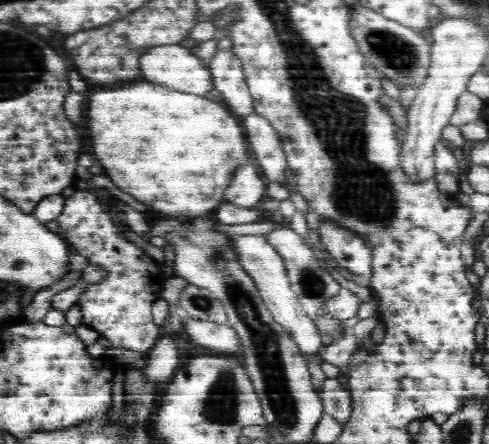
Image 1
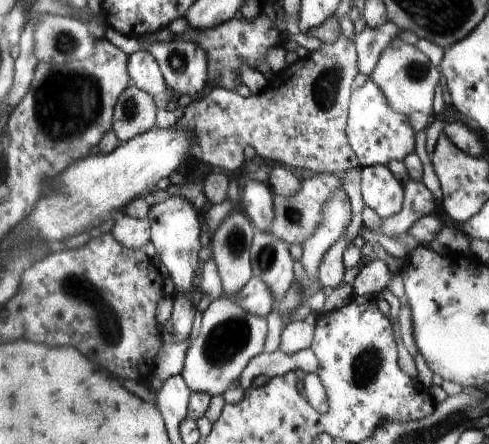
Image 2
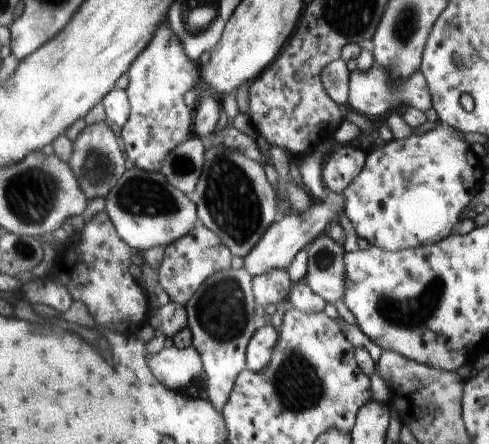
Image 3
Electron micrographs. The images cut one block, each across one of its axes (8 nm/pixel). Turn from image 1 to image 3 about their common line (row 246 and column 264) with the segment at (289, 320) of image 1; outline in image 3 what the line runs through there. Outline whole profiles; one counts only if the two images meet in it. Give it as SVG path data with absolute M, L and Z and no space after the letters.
M329 190L329 196L327 196L323 202L317 200L307 214L299 214L299 212L283 214L283 216L267 230L267 234L263 236L263 240L259 242L259 246L245 258L245 268L251 272L253 278L265 276L265 274L277 272L277 270L287 272L287 270L295 264L299 252L303 252L303 248L311 246L311 244L319 238L319 234L323 234L323 230L327 228L327 224L329 224L331 220L337 220L337 216L339 216L341 212L345 214L345 204L347 204L345 192L343 192L343 194L335 194L335 192Z

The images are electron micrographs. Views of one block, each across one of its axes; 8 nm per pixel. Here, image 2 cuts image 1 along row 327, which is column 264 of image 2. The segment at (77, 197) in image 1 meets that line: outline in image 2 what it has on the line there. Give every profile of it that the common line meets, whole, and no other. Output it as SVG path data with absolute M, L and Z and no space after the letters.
M339 30L339 36L333 44L321 44L317 52L303 54L297 58L297 62L289 62L289 66L273 74L273 78L267 82L267 88L261 94L251 94L249 98L239 96L233 90L227 88L211 88L201 100L191 102L185 108L183 118L177 122L183 130L195 128L195 150L193 158L201 160L209 166L217 166L223 170L235 170L241 166L241 150L245 146L253 146L257 156L263 160L279 162L287 168L297 170L311 170L315 176L319 174L333 174L333 176L345 176L351 170L361 170L363 164L359 162L359 156L355 148L351 146L351 140L347 136L349 126L349 110L351 110L351 98L353 98L353 82L359 68L359 48L357 40L343 34Z

